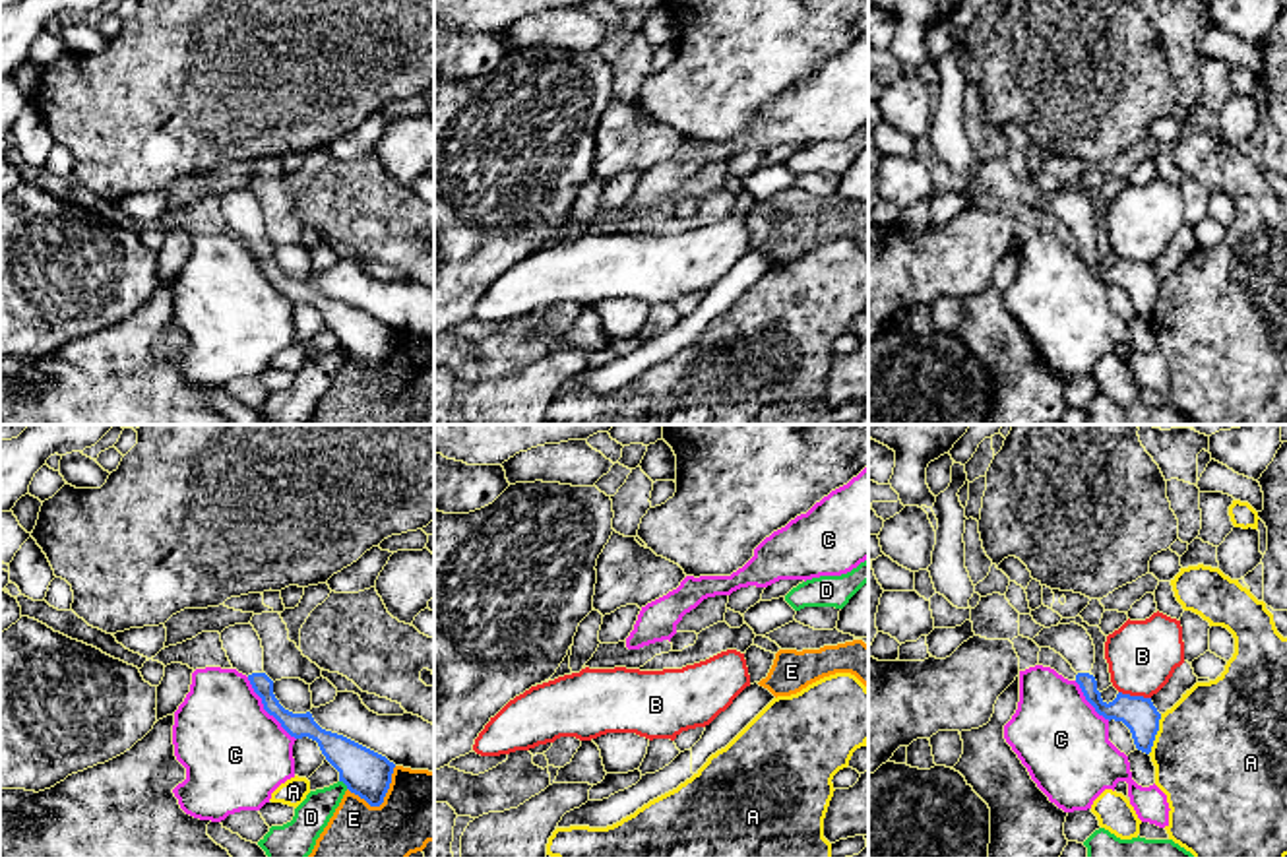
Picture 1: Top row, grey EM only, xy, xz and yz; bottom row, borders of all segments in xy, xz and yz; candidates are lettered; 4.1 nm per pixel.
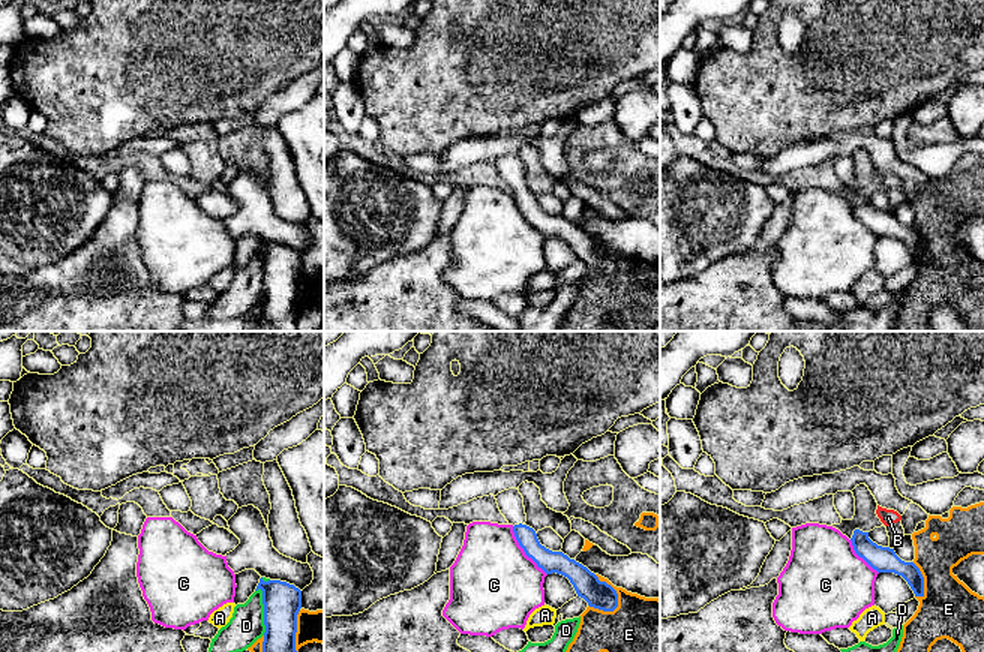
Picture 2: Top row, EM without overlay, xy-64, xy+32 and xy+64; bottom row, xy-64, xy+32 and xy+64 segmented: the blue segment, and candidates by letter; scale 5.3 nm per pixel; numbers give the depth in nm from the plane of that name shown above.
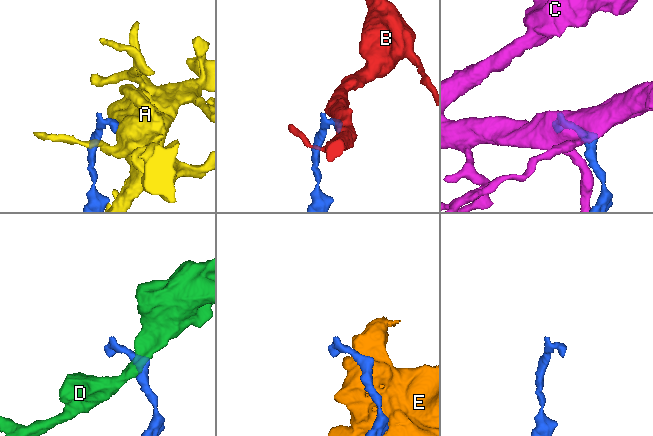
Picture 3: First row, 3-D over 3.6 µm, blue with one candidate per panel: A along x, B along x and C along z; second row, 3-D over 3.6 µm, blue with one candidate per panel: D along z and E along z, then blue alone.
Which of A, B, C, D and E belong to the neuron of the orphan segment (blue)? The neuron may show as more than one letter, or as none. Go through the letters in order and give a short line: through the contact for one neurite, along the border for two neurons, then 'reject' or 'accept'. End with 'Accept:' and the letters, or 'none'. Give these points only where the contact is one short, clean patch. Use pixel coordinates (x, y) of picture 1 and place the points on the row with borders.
A: reject
B: line yz (1119, 691), (1150, 698); reject
C: line xy (247, 677), (262, 706), (295, 739); reject
D: line xy (340, 780), (347, 788); reject
E: reject
Accept: none

